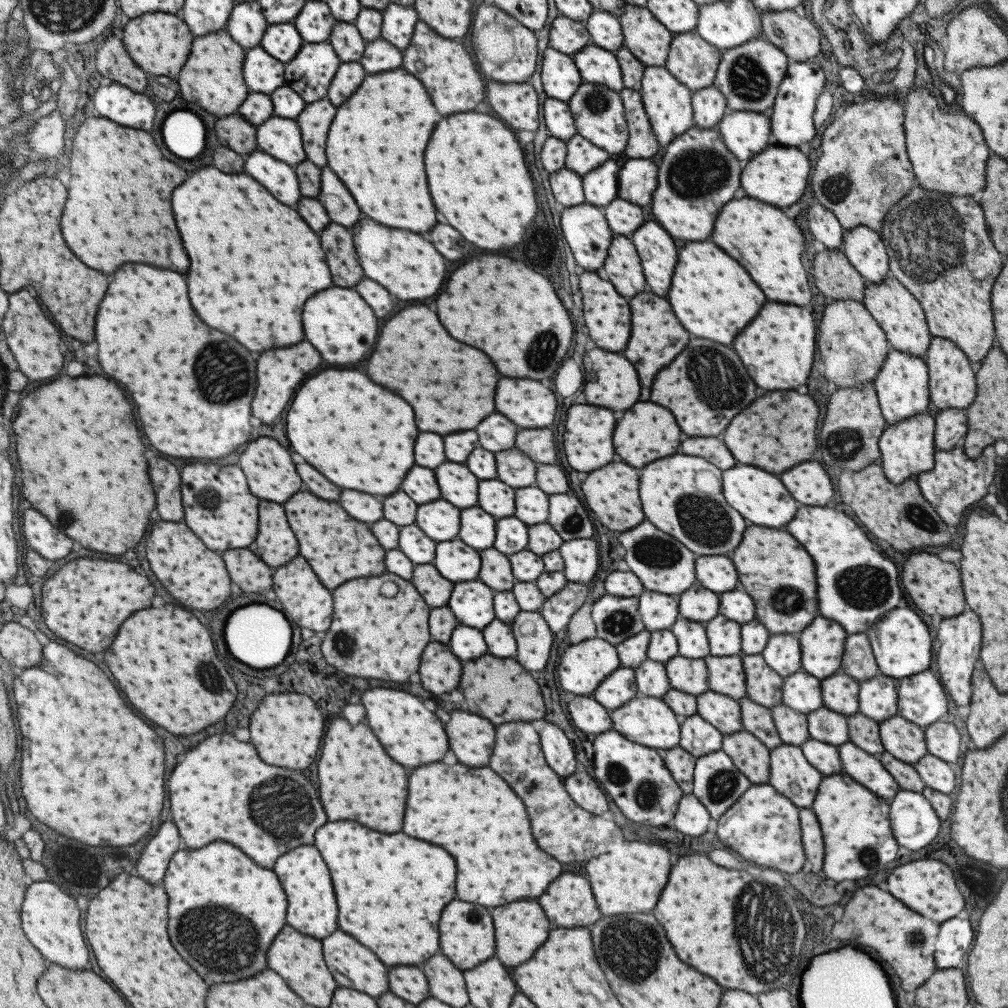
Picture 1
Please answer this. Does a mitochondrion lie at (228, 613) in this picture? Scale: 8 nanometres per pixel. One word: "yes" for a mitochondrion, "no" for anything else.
no

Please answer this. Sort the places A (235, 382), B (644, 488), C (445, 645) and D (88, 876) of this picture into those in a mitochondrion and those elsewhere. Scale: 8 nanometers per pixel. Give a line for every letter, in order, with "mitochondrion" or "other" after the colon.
A: mitochondrion
B: other
C: other
D: other

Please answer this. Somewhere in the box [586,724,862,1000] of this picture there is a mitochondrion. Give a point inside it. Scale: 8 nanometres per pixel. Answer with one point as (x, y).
(764, 955)

